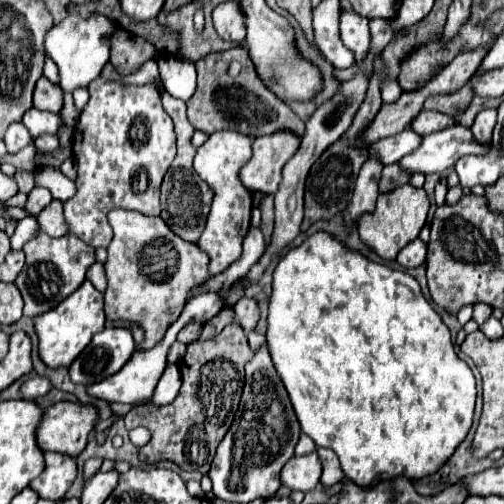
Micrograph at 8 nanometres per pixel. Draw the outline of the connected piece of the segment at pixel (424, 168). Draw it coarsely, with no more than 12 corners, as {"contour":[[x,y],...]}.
{"contour":[[471,129],[425,135],[399,161],[409,175],[443,173],[469,153],[487,153]]}

